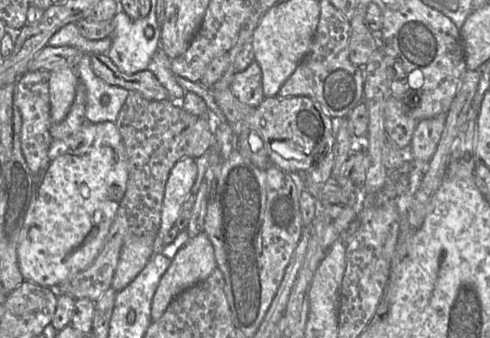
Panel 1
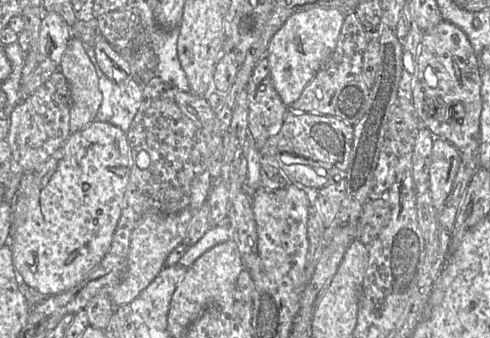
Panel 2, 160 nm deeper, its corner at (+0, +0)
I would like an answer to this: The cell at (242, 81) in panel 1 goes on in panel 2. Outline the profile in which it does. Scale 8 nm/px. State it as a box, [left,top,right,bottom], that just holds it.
[248,76,290,149]

